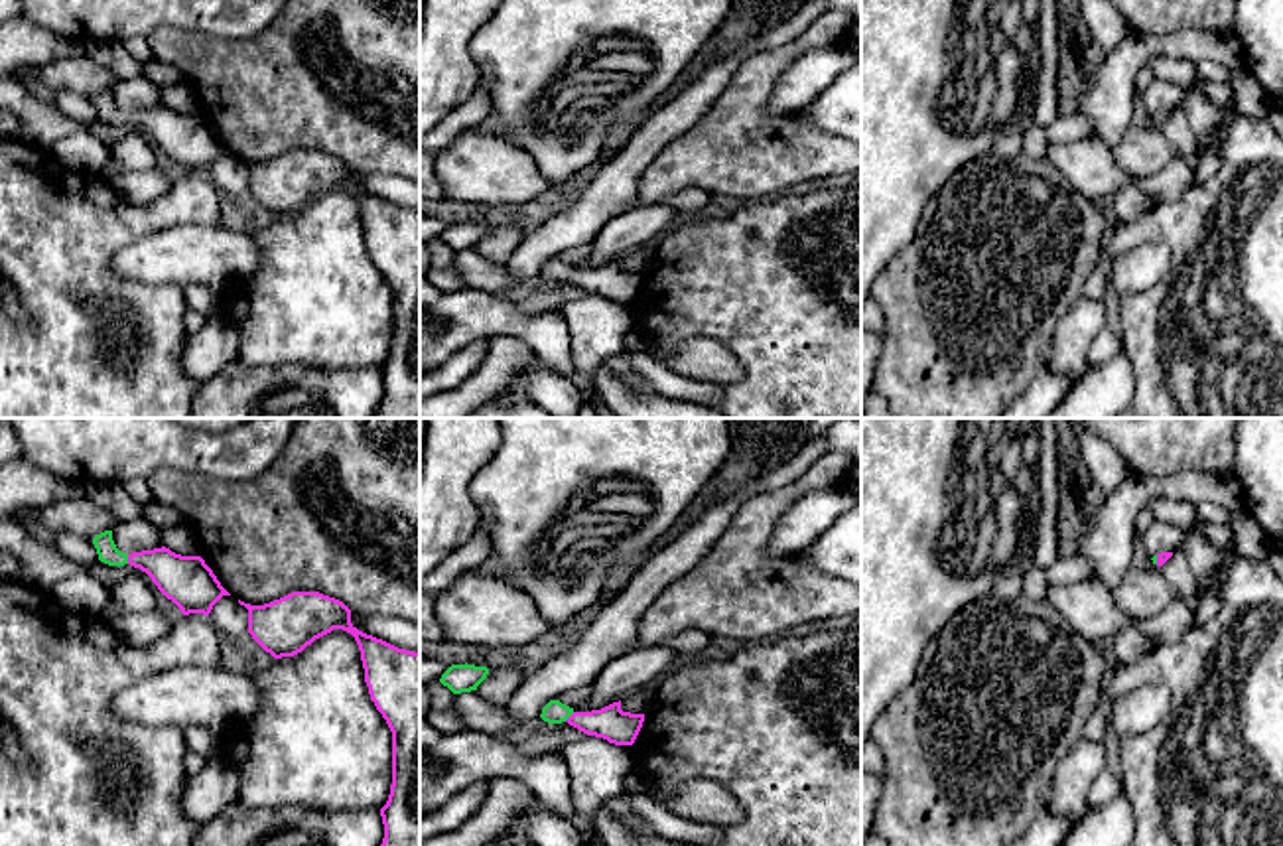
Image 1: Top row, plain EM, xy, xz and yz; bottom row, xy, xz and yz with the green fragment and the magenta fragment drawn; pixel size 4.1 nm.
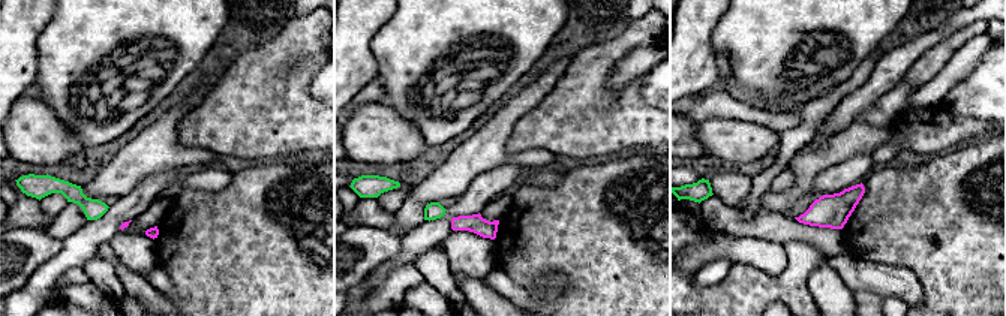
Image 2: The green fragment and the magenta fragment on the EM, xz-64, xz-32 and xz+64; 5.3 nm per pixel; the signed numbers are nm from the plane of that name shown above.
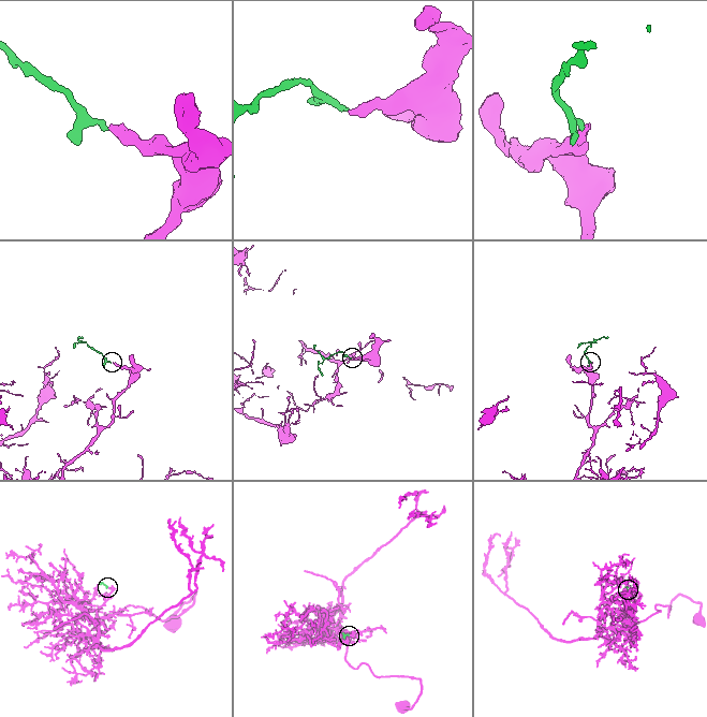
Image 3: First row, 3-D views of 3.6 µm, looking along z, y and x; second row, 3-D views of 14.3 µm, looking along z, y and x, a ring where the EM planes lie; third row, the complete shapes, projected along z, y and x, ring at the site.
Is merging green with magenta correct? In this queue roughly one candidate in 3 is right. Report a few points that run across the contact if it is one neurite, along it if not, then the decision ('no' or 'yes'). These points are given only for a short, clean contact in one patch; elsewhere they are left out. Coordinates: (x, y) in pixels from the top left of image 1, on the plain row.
line xy (107, 109), (117, 117), (127, 117), (158, 121), (184, 139); yes

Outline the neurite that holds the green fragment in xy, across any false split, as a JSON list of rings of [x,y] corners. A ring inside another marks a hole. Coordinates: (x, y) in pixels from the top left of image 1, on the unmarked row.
[[[112,89],[97,93],[93,103],[101,120],[108,124],[130,122],[146,130],[183,174],[209,174],[223,154],[231,154],[201,114],[181,114],[166,105],[124,112],[116,106]]]

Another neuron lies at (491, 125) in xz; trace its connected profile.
[[[487,114],[477,126],[473,126],[473,130],[481,132],[481,134],[491,134],[491,136],[499,136],[503,140],[506,140],[508,144],[516,146],[512,136],[510,136],[510,128],[506,128],[503,124],[503,120],[497,114]]]

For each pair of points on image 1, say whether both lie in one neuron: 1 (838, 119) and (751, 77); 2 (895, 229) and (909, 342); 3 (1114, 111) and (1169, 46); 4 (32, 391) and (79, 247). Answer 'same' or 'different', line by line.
1: different
2: different
3: same
4: same

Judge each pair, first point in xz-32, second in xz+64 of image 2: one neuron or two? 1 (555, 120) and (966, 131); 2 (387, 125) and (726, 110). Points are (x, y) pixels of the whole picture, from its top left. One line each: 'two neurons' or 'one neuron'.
1: one neuron
2: two neurons

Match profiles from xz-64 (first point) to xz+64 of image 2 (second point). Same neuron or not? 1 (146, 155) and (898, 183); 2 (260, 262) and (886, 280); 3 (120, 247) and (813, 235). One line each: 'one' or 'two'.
1: two
2: two
3: two

